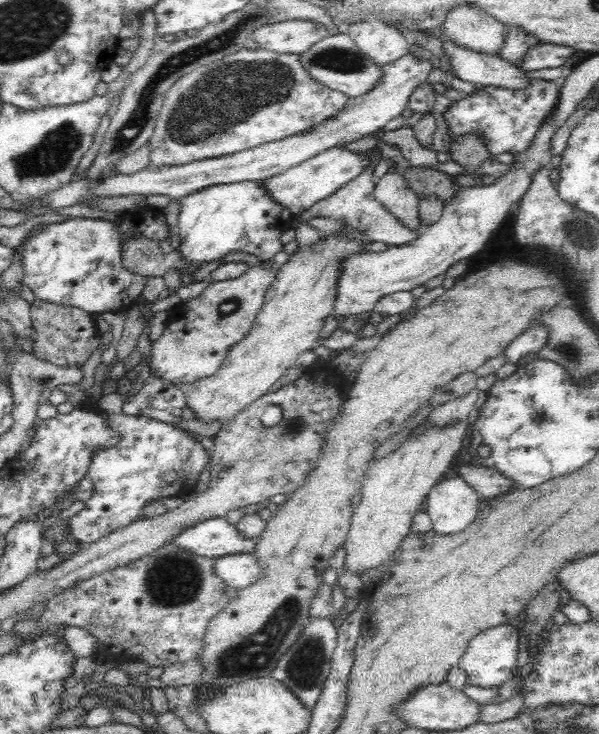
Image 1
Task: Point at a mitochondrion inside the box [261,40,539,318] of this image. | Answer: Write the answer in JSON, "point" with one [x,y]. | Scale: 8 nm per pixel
{"point":[335,58]}

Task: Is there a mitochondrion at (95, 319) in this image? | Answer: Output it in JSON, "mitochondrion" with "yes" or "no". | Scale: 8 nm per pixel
{"mitochondrion":"no"}

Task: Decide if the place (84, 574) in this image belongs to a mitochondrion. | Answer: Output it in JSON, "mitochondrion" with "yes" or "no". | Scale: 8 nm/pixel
{"mitochondrion":"no"}

